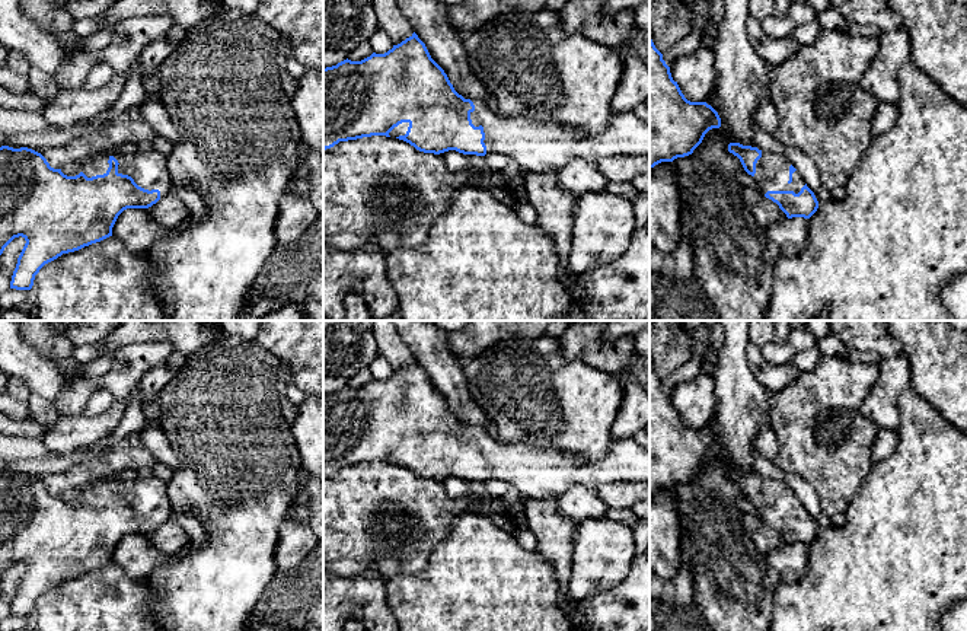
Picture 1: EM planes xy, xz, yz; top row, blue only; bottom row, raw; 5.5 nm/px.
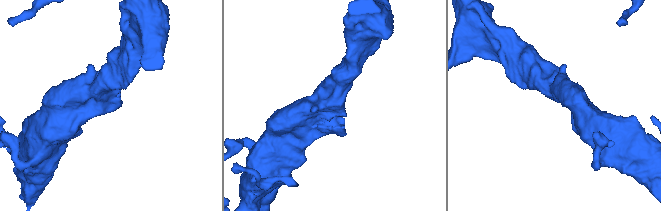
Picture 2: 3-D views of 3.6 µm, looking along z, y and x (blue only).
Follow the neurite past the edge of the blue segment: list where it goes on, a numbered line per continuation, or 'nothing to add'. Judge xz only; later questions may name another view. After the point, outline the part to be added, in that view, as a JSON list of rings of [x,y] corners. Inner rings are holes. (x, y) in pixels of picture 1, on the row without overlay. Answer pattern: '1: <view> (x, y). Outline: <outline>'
1: xz (538, 472). Outline: [[[484,426],[472,428],[470,446],[484,453],[486,479],[514,484],[526,498],[556,497],[577,484],[597,490],[606,484],[650,482],[650,449],[634,439],[613,442],[603,458],[585,462],[553,447],[502,443]]]

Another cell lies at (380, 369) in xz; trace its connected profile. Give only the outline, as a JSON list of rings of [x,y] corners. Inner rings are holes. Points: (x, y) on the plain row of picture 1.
[[[377,356],[371,361],[368,369],[370,369],[371,375],[373,375],[373,379],[376,379],[376,380],[384,380],[384,379],[387,379],[389,376],[393,375],[392,364],[386,358],[383,358],[380,356]]]

